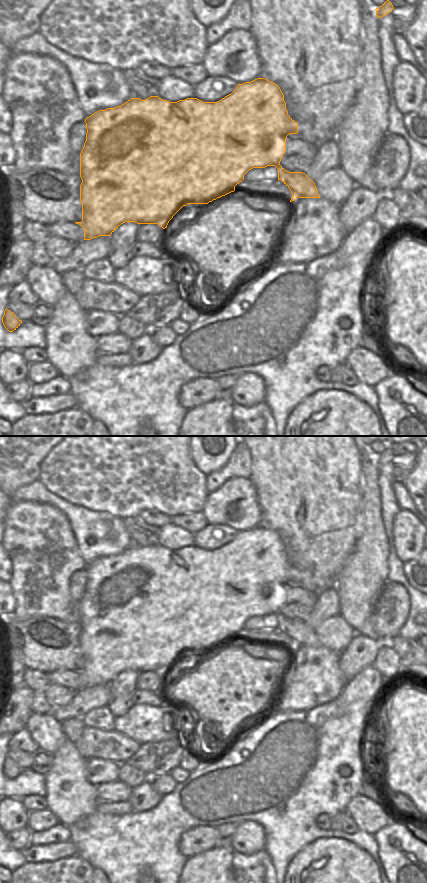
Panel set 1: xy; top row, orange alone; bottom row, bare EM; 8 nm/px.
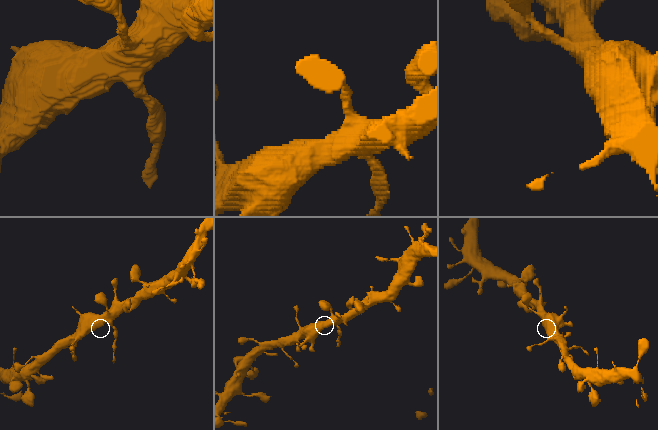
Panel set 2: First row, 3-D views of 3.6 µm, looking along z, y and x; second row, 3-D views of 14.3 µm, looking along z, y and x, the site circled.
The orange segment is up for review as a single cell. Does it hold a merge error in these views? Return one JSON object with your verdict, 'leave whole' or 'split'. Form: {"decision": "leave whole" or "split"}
{"decision": "split"}

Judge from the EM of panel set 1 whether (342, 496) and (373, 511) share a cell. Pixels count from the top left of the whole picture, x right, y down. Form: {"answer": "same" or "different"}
{"answer": "different"}

